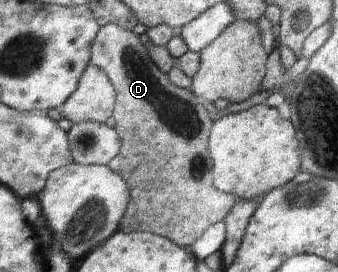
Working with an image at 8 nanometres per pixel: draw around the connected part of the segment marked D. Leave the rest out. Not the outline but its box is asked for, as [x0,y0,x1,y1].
[91,23,240,248]

